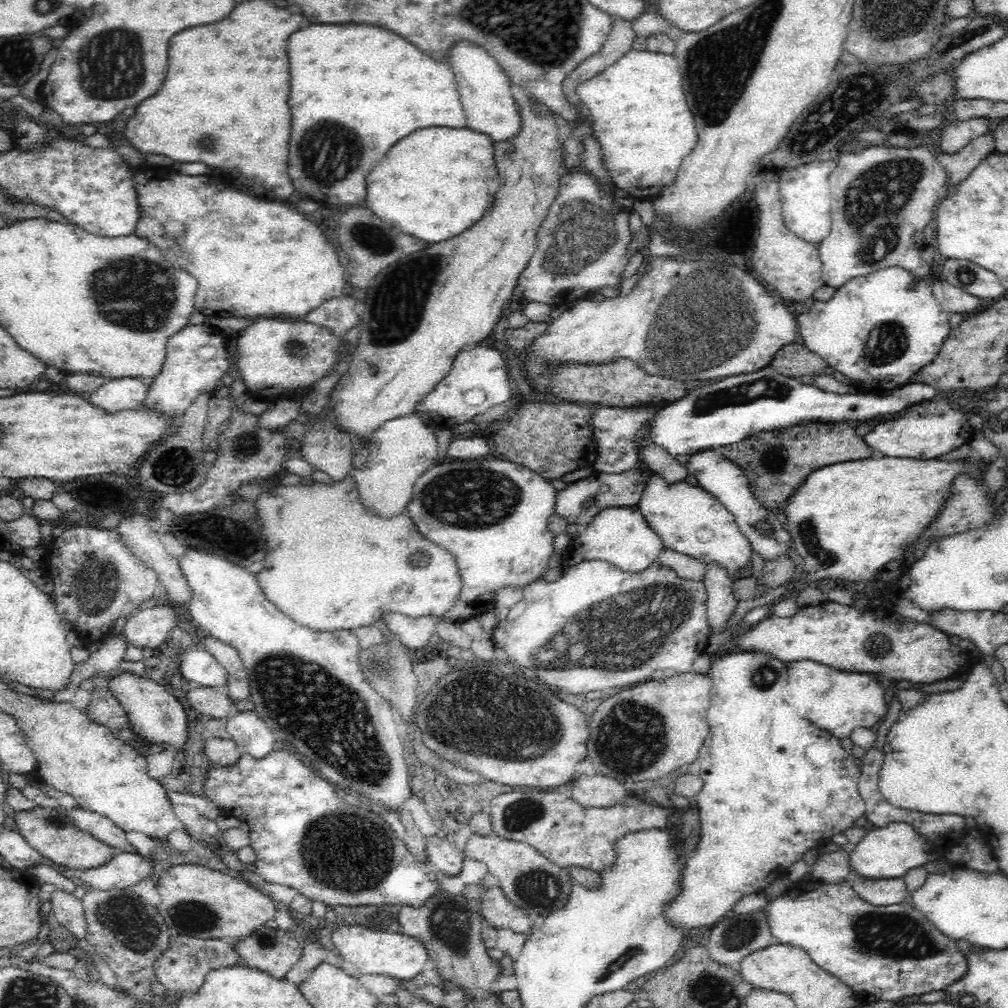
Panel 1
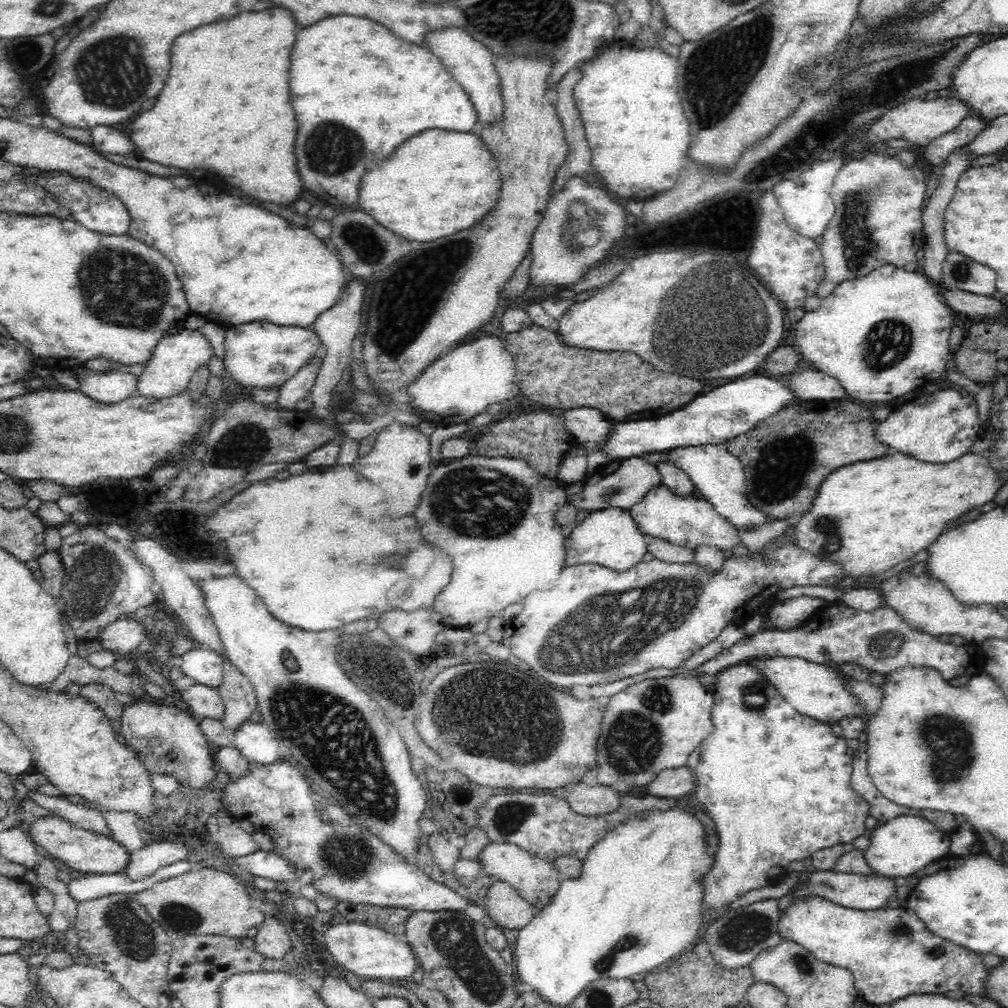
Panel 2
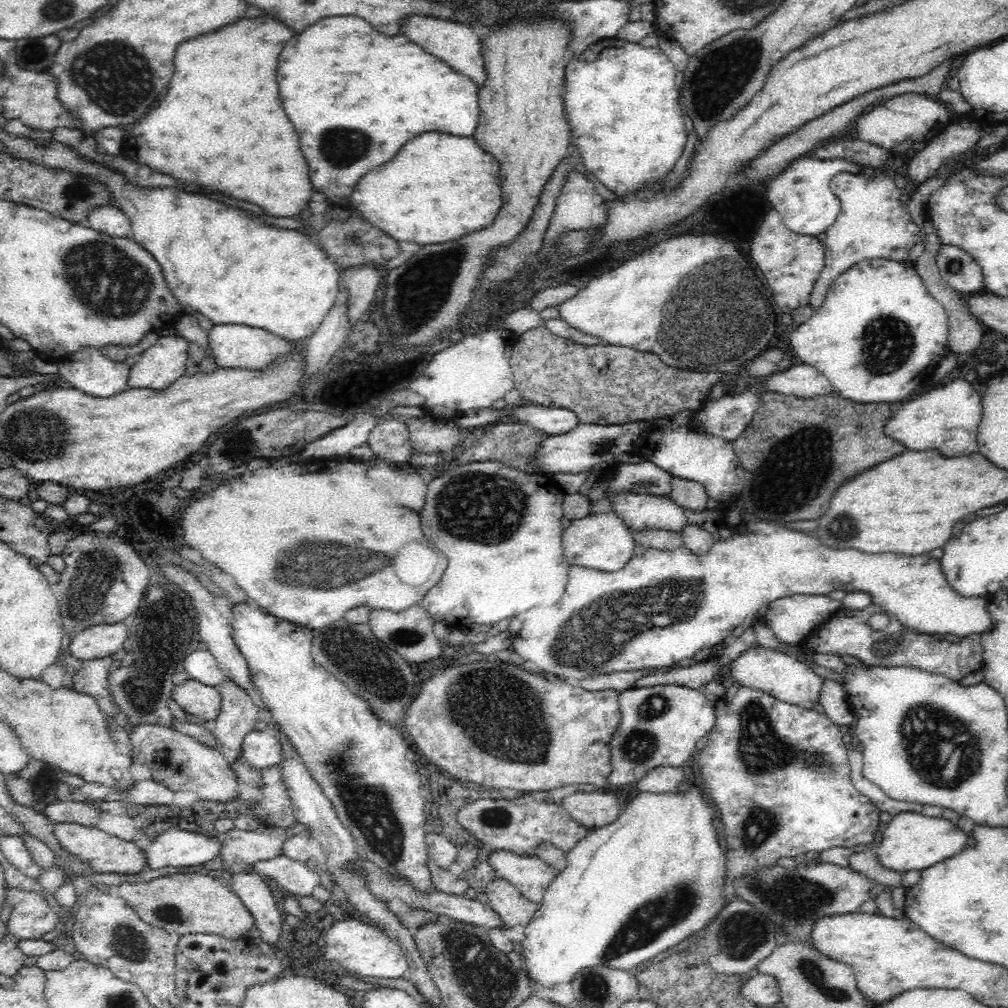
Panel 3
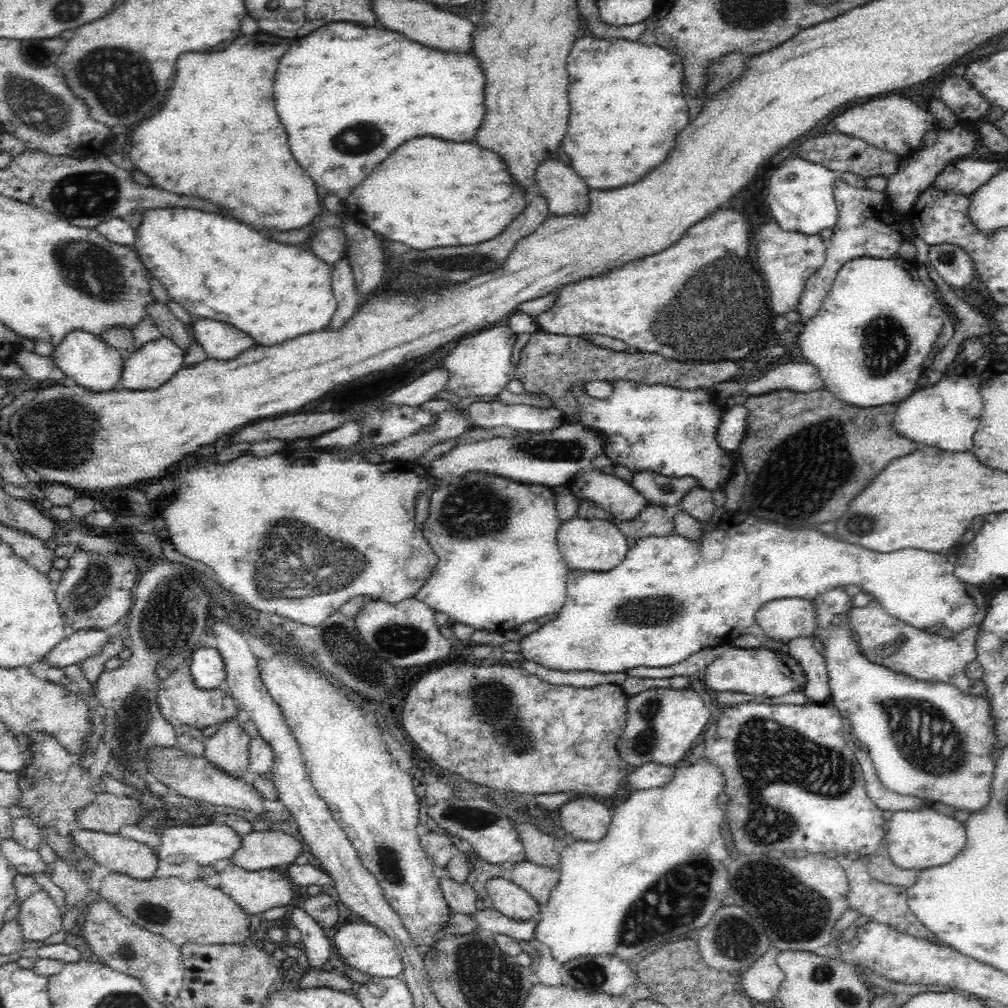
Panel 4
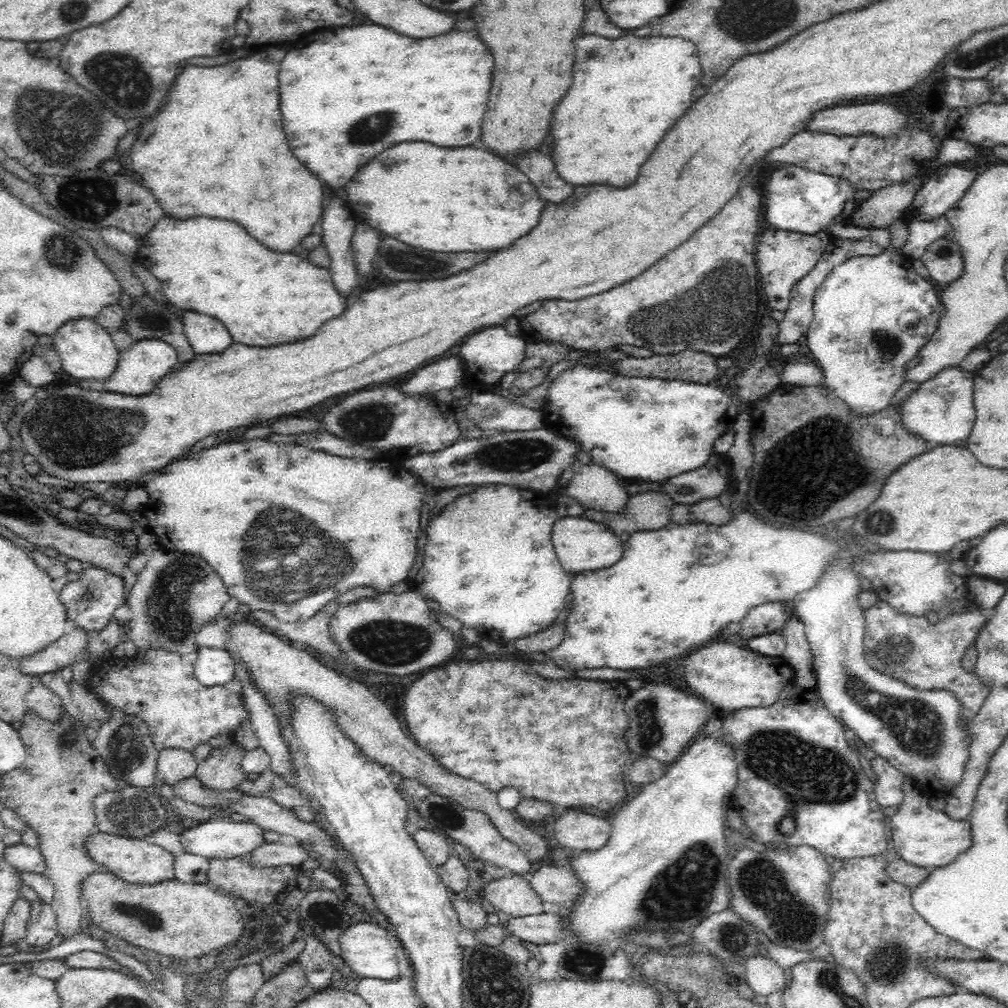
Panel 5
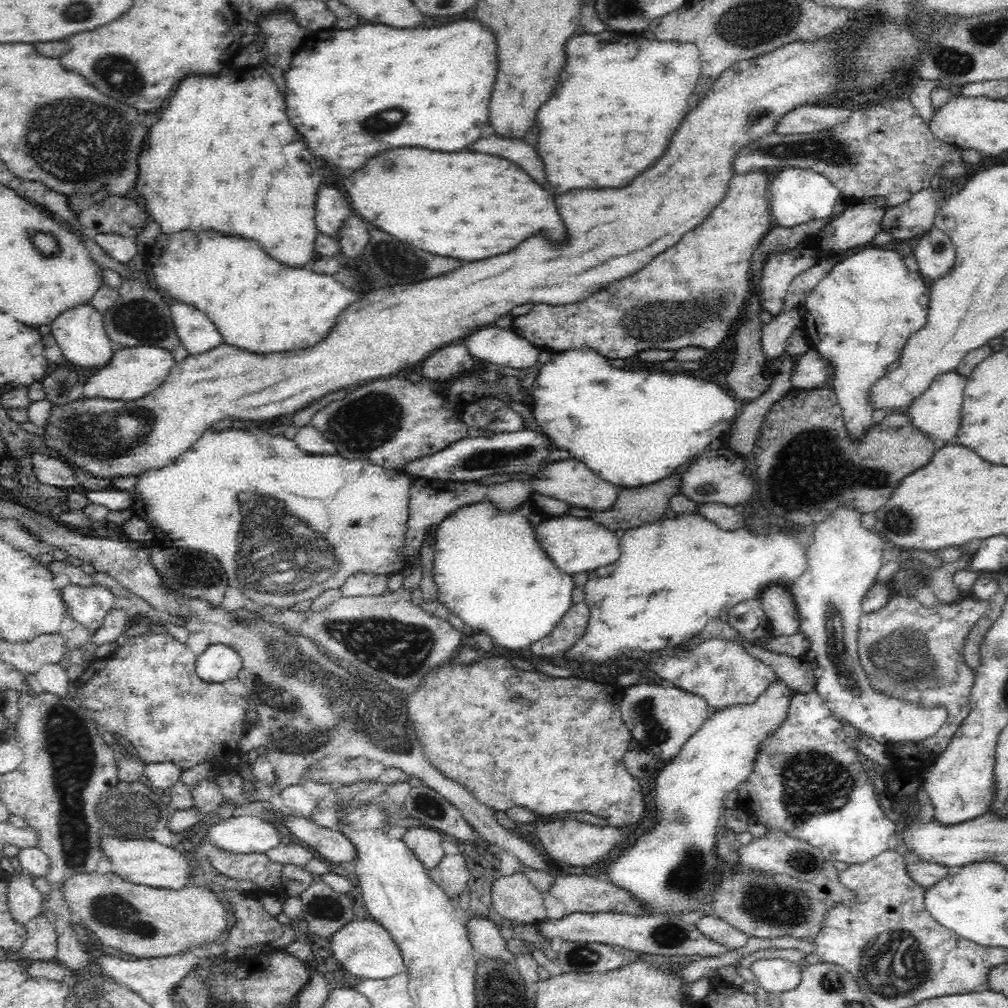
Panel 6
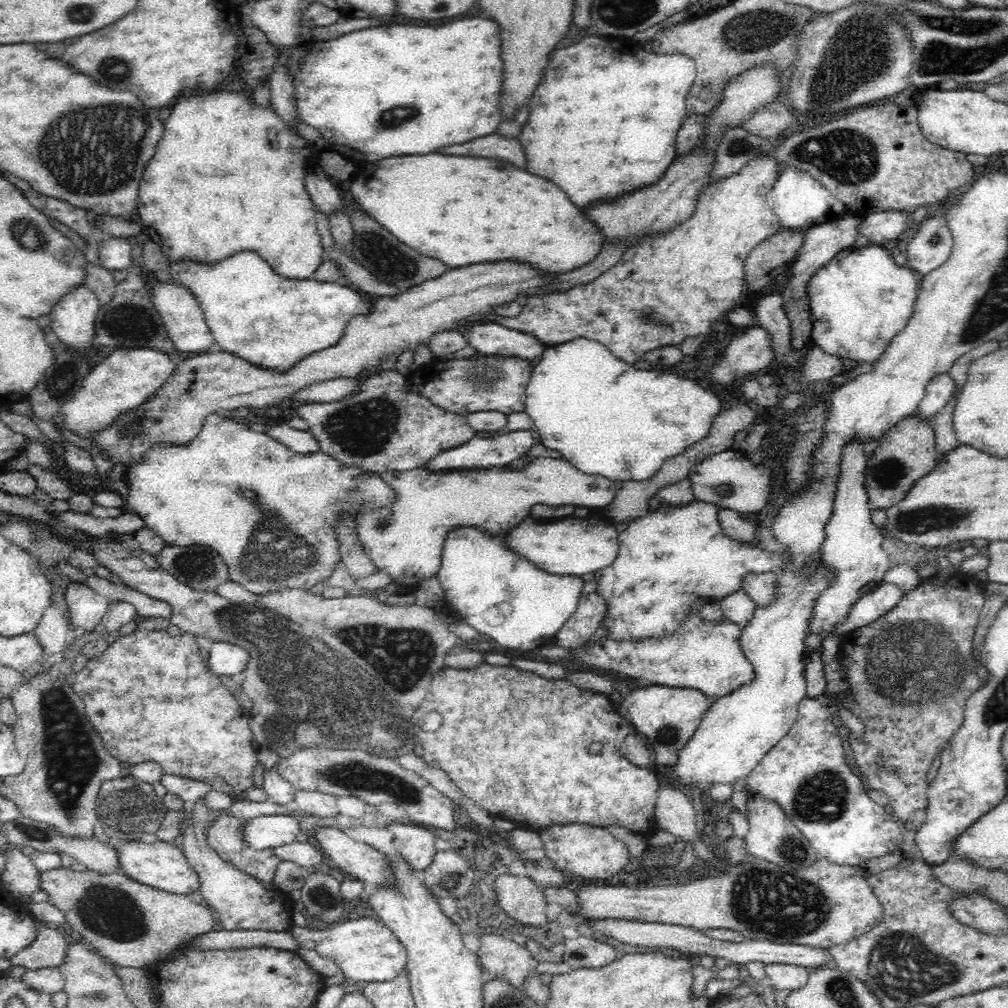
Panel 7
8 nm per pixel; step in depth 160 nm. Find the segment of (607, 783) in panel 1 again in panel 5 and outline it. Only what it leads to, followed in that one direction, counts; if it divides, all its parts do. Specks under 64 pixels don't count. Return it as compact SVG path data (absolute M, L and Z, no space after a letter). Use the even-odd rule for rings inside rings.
M569 808L561 811L559 818L551 825L551 830L554 838L558 840L558 844L564 846L564 848L574 848L574 850L600 850L608 842L611 823L610 819Z

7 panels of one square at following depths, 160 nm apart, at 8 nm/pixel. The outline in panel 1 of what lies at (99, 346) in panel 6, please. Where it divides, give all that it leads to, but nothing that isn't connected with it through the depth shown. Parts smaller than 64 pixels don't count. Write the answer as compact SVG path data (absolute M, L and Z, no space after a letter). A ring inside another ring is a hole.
M112 379L91 392L91 401L102 410L143 409L148 389L138 379Z

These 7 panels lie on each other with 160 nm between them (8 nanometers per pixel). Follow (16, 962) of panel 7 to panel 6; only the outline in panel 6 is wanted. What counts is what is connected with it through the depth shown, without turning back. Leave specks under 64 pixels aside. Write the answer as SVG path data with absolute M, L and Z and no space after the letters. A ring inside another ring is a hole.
M42 914L31 918L26 924L26 940L18 951L20 959L52 961L56 956L56 929L48 917Z

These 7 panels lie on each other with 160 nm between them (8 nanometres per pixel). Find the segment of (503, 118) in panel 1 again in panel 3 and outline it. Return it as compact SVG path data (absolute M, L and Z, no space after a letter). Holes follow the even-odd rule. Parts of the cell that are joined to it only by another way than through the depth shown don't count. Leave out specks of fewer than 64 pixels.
M426 15L410 16L404 24L404 36L418 42L426 52L430 52L436 58L442 58L444 62L450 62L450 66L454 66L454 70L462 70L462 74L470 74L470 78L474 78L474 82L478 82L478 86L482 86L482 78L486 78L484 76L482 45L480 38L474 34L474 30L470 26L456 24L456 22L448 21L448 19L430 18Z

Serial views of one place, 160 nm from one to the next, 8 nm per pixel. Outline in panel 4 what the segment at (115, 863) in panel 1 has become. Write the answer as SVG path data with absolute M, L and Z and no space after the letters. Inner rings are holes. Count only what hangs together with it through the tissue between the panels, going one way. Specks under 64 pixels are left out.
M207 824L196 825L198 828L188 826L172 826L160 836L160 844L156 850L157 858L166 863L180 865L189 861L196 861L198 865L211 866L217 860L230 859L234 850L240 848L240 838L232 828L227 825Z

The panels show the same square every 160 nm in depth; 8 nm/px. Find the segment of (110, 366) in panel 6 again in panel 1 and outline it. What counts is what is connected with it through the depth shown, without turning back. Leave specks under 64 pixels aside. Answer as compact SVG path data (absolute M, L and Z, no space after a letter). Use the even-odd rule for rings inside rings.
M206 323L188 324L167 340L167 353L165 361L161 366L162 372L153 379L153 383L149 386L144 404L152 407L154 411L162 411L164 415L170 415L172 423L180 426L184 413L189 406L192 406L197 396L204 393L210 397L213 396L213 390L217 387L217 384L222 380L224 374L231 370L230 365L228 341L226 341L226 337L222 336L220 330L214 330L212 326Z

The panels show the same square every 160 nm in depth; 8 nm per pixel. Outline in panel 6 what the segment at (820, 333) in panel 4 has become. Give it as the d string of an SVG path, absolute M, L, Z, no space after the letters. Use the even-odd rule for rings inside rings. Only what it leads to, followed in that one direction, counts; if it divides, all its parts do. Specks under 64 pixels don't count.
M865 247L849 258L838 262L826 276L814 287L814 290L808 295L806 299L806 320L802 328L806 330L808 340L811 342L812 348L818 353L827 364L832 364L834 368L834 378L832 380L833 391L836 395L837 401L842 406L844 420L846 420L847 432L853 440L858 440L866 434L866 430L870 428L872 423L872 413L874 412L871 402L869 402L869 390L875 385L875 382L879 378L886 376L886 370L892 362L896 362L898 357L901 357L901 352L905 347L907 340L916 331L920 330L927 321L927 312L929 310L929 296L927 296L927 288L925 278L919 272L914 273L910 271L906 265L904 265L903 256L898 252L892 252L892 250L886 250L879 247Z

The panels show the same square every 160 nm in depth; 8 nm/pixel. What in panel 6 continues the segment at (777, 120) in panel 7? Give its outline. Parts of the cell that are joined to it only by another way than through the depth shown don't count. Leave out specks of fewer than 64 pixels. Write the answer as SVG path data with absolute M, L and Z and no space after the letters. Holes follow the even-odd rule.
M800 106L792 110L775 126L774 133L780 135L812 134L830 130L834 122L842 124L854 116L854 110L844 108L822 108L822 106Z

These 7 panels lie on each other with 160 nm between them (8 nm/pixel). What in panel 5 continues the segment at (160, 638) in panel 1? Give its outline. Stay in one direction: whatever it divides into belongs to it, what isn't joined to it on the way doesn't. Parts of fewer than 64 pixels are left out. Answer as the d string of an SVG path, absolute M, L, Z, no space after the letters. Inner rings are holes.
M80 628L74 629L69 634L64 634L62 638L60 638L54 644L50 644L42 650L42 652L36 652L34 656L30 656L30 658L18 659L17 664L19 669L27 675L36 676L36 675L44 675L47 672L60 672L61 669L72 664L72 662L76 662L78 658L81 658L85 653L86 647L88 646L89 638L87 637L86 631Z

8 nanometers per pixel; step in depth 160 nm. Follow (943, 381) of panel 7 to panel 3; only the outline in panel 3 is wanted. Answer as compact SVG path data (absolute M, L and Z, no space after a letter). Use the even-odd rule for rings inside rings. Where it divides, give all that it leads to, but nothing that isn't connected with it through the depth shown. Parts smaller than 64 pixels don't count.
M955 379L944 386L936 386L928 392L916 395L914 400L894 410L890 420L884 426L884 434L902 443L908 451L933 450L946 458L961 457L972 454L976 450L976 434L978 434L980 416L982 416L982 405L978 392L965 379Z

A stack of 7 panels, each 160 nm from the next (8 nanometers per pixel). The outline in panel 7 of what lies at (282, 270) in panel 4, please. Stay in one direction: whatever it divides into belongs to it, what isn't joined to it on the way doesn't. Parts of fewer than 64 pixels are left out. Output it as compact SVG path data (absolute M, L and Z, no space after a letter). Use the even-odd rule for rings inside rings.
M238 254L215 262L169 261L168 268L162 274L172 281L182 283L192 292L203 310L211 336L222 346L222 350L236 354L252 364L280 372L292 368L298 360L312 352L334 346L342 338L346 322L356 314L368 312L368 306L362 300L362 292L358 289L336 282L320 282L313 277L304 280L284 278L276 274L258 254Z

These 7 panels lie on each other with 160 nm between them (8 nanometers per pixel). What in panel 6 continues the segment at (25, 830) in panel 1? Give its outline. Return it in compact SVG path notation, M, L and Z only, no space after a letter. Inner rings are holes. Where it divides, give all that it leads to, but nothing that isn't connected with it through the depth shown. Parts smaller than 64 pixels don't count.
M110 835L100 837L100 850L112 864L112 872L128 882L158 889L180 890L190 883L193 862L180 853L180 847L172 849L154 839L122 839Z

